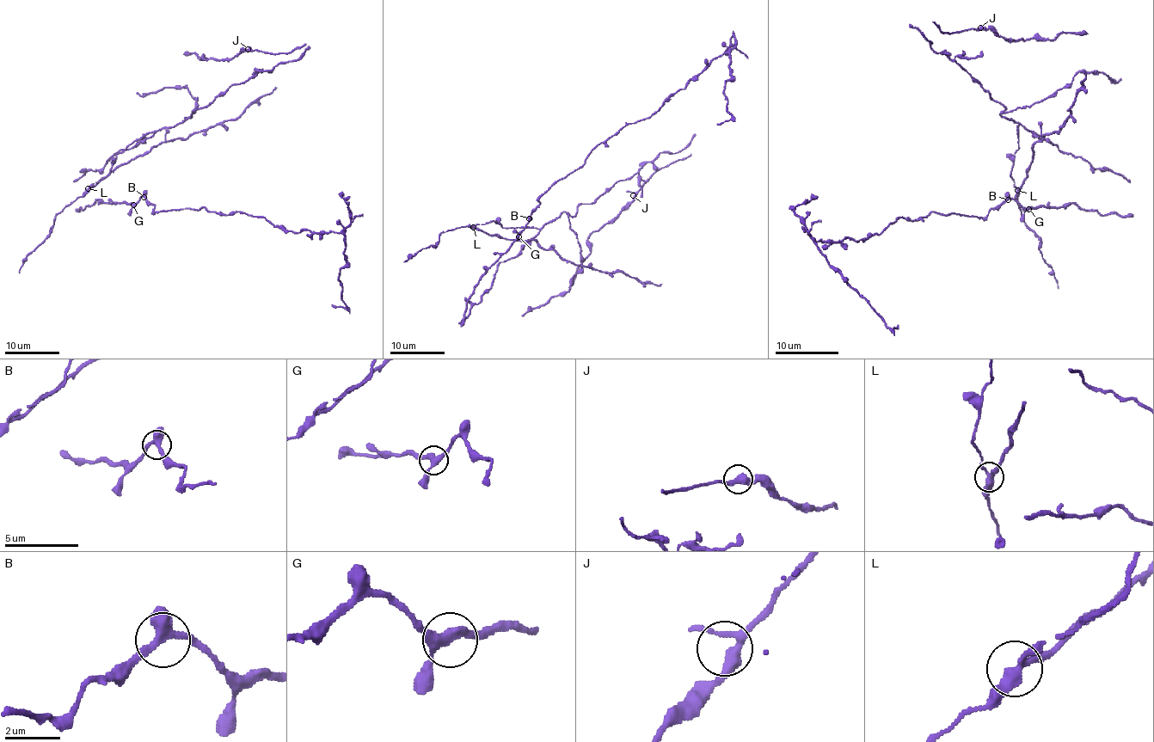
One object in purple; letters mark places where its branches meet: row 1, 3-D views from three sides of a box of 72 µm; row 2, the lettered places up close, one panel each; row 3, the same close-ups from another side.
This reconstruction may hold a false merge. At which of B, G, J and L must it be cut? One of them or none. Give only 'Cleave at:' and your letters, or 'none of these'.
Cleave at: L

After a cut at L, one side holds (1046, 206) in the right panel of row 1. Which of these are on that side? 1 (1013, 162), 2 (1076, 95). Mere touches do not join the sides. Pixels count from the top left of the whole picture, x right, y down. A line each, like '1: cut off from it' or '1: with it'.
1: with it
2: cut off from it

